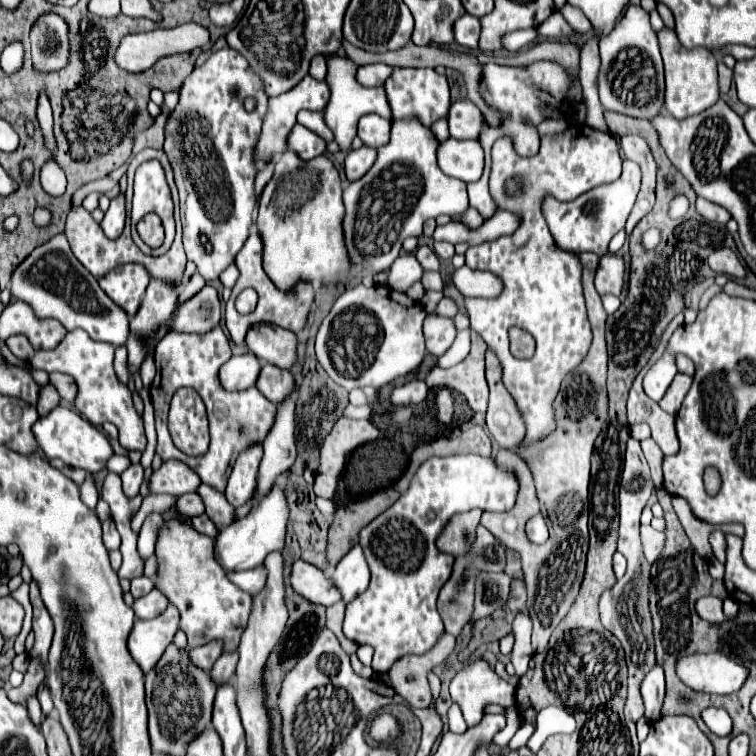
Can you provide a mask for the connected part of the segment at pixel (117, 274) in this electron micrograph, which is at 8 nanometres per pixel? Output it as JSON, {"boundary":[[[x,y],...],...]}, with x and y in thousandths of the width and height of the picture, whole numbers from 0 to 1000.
{"boundary":[[[169,348],[148,356],[143,364],[130,369],[132,380],[143,393],[151,396],[169,417],[177,417],[190,396],[198,364],[185,348]]]}

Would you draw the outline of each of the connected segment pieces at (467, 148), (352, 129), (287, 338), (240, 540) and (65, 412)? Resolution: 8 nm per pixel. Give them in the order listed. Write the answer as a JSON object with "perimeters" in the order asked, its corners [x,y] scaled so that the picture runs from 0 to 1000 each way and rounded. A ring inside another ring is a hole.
{"perimeters":[[[[590,184],[579,194],[579,221],[614,242],[630,239],[638,234],[640,224],[640,200],[632,187],[603,187]]],[[[434,89],[434,99],[431,99],[431,110],[437,115],[437,134],[429,144],[429,160],[431,165],[437,168],[437,173],[442,176],[442,187],[447,189],[450,200],[460,200],[463,192],[466,192],[466,184],[471,181],[471,165],[474,165],[474,157],[484,149],[500,149],[511,157],[519,157],[519,149],[516,149],[516,139],[513,139],[513,131],[511,131],[511,123],[508,123],[508,115],[479,115],[474,107],[471,107],[471,99],[439,99],[439,91]],[[442,102],[450,102],[447,112],[439,107]]],[[[333,430],[325,440],[325,459],[344,478],[370,488],[386,488],[394,475],[394,446],[365,430]]],[[[362,642],[360,649],[323,684],[310,689],[307,694],[296,697],[288,710],[283,710],[283,737],[299,755],[320,755],[344,750],[349,737],[357,729],[373,729],[376,724],[376,705],[381,692],[381,668],[373,644]]],[[[71,538],[61,552],[53,552],[45,562],[42,562],[42,573],[48,578],[50,591],[58,597],[58,602],[63,607],[82,607],[87,615],[93,618],[106,618],[116,626],[127,626],[138,618],[138,612],[148,604],[148,591],[143,586],[143,578],[138,573],[132,573],[119,557],[114,557],[111,552],[106,552],[101,544],[90,541],[90,538]]]]}

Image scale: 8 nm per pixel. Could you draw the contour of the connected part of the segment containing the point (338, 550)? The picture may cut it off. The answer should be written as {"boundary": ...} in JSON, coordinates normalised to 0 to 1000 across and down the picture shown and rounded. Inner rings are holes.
{"boundary":[[[505,647],[479,663],[447,671],[434,705],[434,724],[431,724],[434,745],[444,747],[460,731],[460,726],[466,726],[474,718],[476,700],[487,694],[495,684],[500,684],[505,676],[511,676],[511,671],[519,668],[526,657],[529,657],[526,649]]]}

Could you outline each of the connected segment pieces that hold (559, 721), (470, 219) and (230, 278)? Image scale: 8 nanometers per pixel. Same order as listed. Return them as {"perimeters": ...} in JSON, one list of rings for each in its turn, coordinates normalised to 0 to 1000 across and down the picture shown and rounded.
{"perimeters":[[[[735,933],[720,935],[712,943],[712,962],[704,970],[704,975],[698,978],[696,988],[701,988],[701,993],[709,996],[717,988],[717,983],[722,980],[722,975],[728,975],[733,970],[757,970],[759,964],[762,964],[762,959],[759,959],[757,943],[751,943]]],[[[619,274],[614,284],[606,284],[606,287],[601,286],[597,290],[599,292],[616,295],[616,298],[619,298],[619,300],[624,300],[624,303],[627,303],[627,300],[635,300],[635,298],[640,295],[640,290],[635,287],[635,282],[632,282],[630,276],[624,276],[624,274]]],[[[304,351],[302,356],[296,356],[296,361],[291,361],[291,372],[294,372],[294,377],[302,380],[302,382],[310,380],[312,369],[315,369],[315,356],[312,356],[312,351]]]]}

